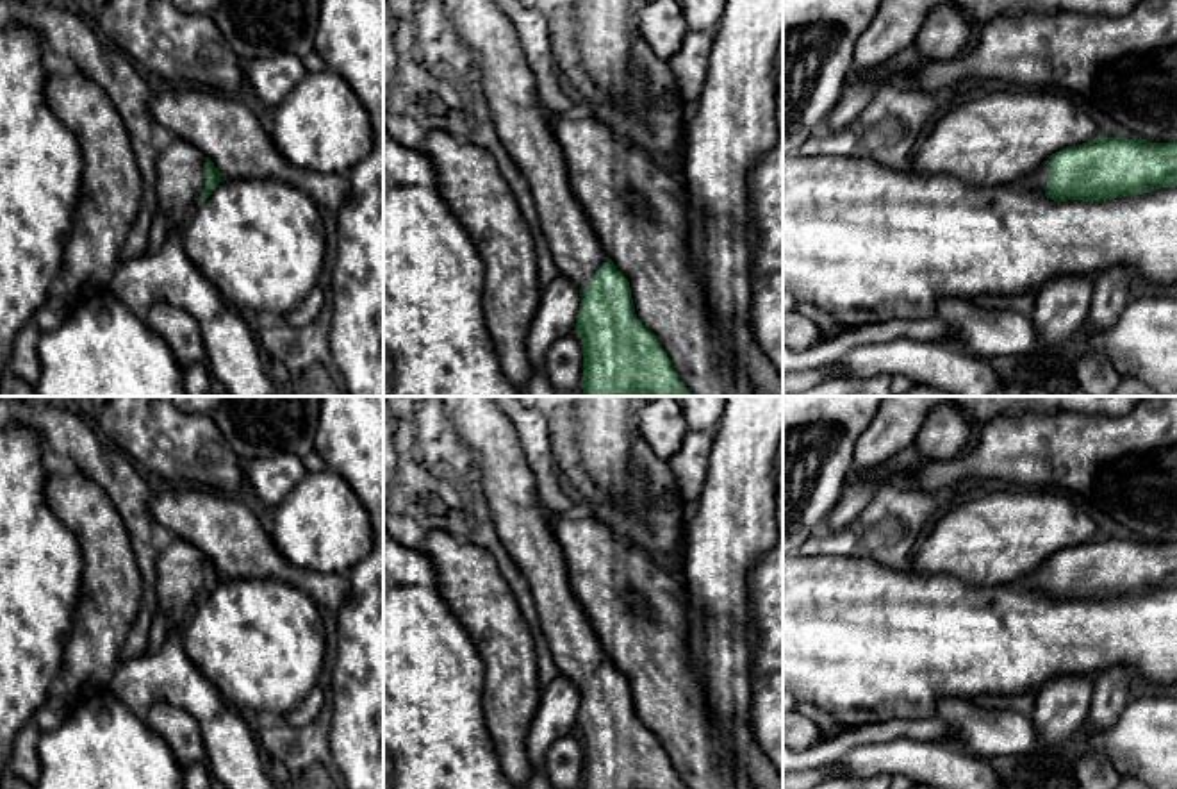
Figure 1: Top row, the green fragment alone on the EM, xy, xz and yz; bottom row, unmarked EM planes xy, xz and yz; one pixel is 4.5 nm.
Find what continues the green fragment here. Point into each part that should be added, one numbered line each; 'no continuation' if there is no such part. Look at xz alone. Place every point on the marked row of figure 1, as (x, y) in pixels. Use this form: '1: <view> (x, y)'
1: xz (521, 122)

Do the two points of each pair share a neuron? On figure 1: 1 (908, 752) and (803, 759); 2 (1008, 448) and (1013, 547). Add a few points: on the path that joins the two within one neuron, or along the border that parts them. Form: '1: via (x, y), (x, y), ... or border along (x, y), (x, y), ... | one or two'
1: border along (883, 741), (851, 747), (831, 763) | two
2: border along (1053, 488), (990, 486), (981, 490) | two

